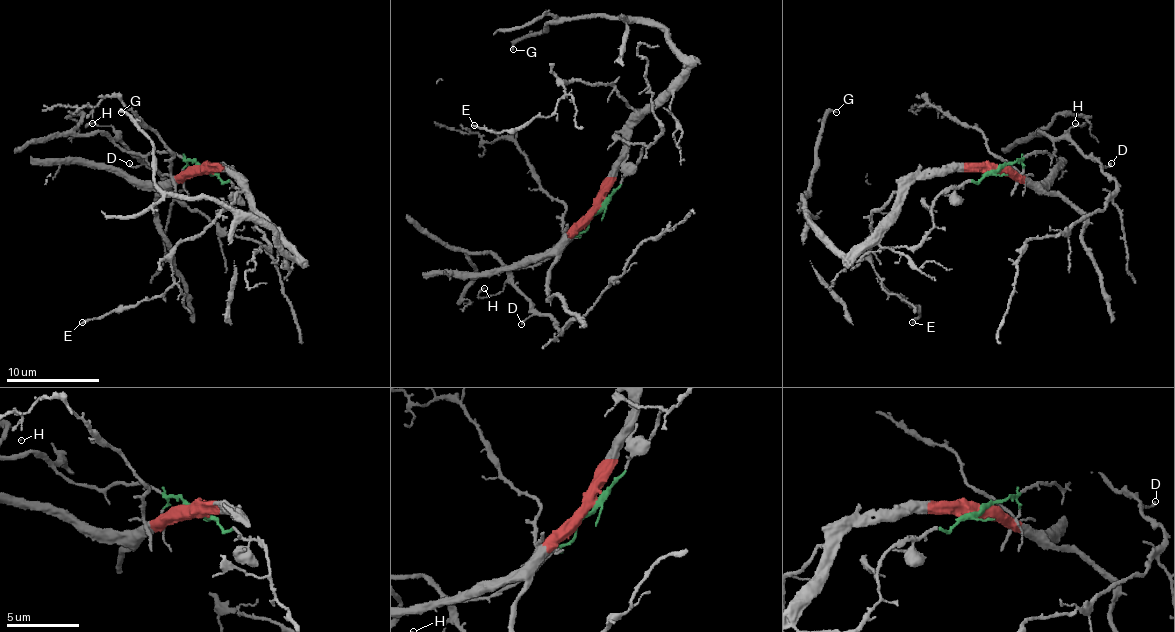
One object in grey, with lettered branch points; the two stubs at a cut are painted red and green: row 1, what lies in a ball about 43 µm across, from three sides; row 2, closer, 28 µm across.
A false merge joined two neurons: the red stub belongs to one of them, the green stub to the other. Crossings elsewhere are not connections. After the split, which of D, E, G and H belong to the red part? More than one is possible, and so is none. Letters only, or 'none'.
E, G

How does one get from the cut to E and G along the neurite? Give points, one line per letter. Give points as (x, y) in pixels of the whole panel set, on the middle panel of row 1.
E: (596, 210), (626, 145), (633, 111), (612, 85), (571, 80), (550, 115), (501, 131), (473, 124)
G: (596, 210), (626, 131), (682, 71), (682, 57), (659, 27), (603, 15), (559, 18), (522, 36), (513, 50)

